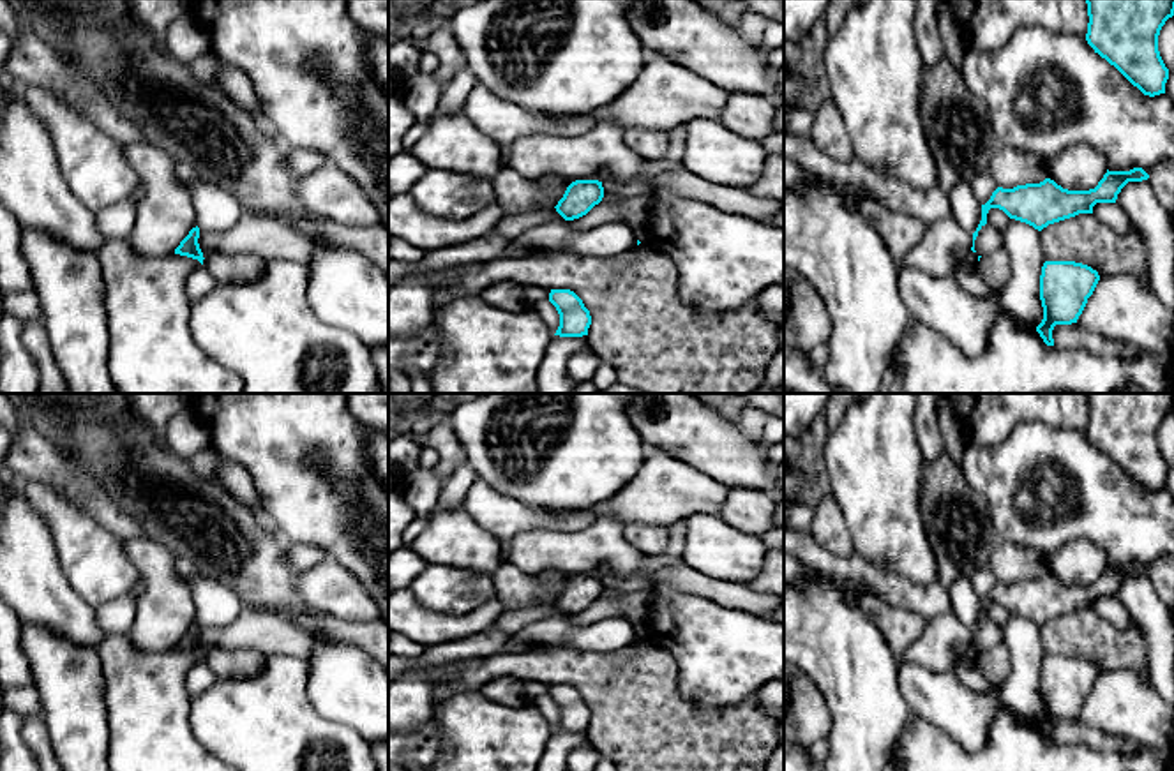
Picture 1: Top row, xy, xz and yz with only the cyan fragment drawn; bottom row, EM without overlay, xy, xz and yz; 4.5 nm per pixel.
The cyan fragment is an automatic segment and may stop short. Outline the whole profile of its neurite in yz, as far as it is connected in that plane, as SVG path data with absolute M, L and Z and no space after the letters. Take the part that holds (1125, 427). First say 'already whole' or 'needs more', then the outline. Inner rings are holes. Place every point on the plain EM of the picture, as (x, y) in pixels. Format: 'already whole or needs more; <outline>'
already whole; M1086 393L1087 439L1114 460L1144 490L1165 489L1169 464L1158 446L1158 430L1169 413L1174 411L1174 393Z

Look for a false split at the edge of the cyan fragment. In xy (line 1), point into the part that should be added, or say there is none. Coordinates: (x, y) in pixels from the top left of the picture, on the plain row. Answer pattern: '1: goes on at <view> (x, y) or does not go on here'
1: does not go on here

